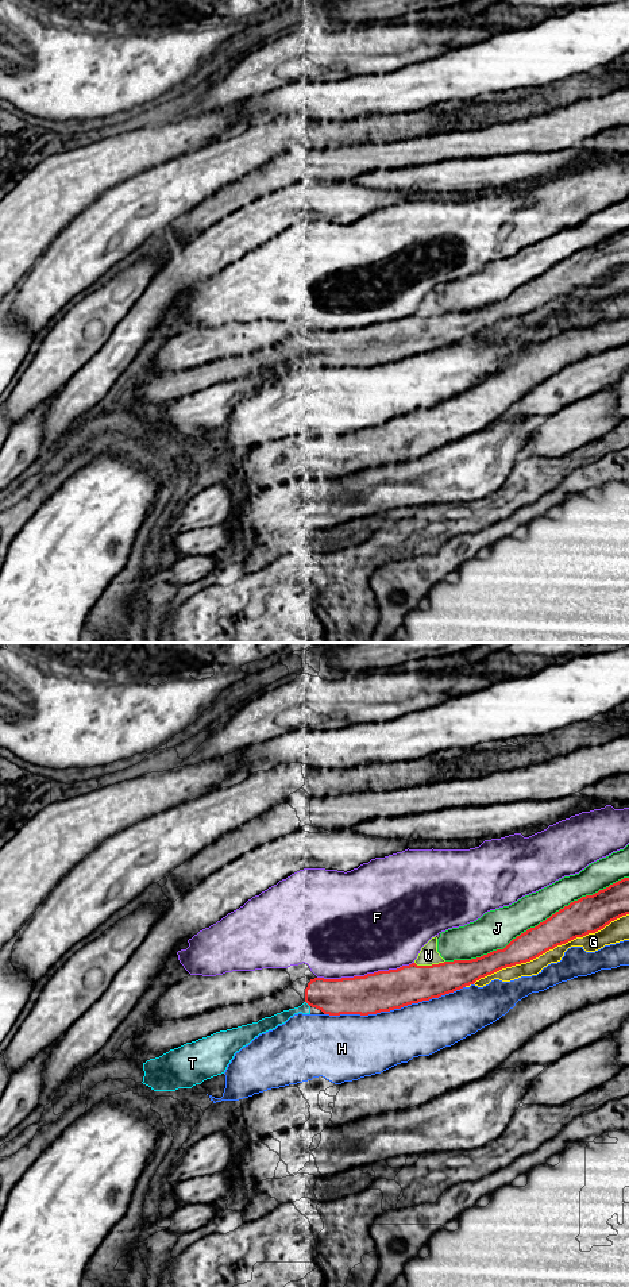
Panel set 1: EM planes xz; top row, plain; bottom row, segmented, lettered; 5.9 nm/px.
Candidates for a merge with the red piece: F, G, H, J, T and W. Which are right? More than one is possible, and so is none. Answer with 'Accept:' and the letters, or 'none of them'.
Accept: none of them

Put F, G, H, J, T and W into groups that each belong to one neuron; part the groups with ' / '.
F / G T / H / J / W

